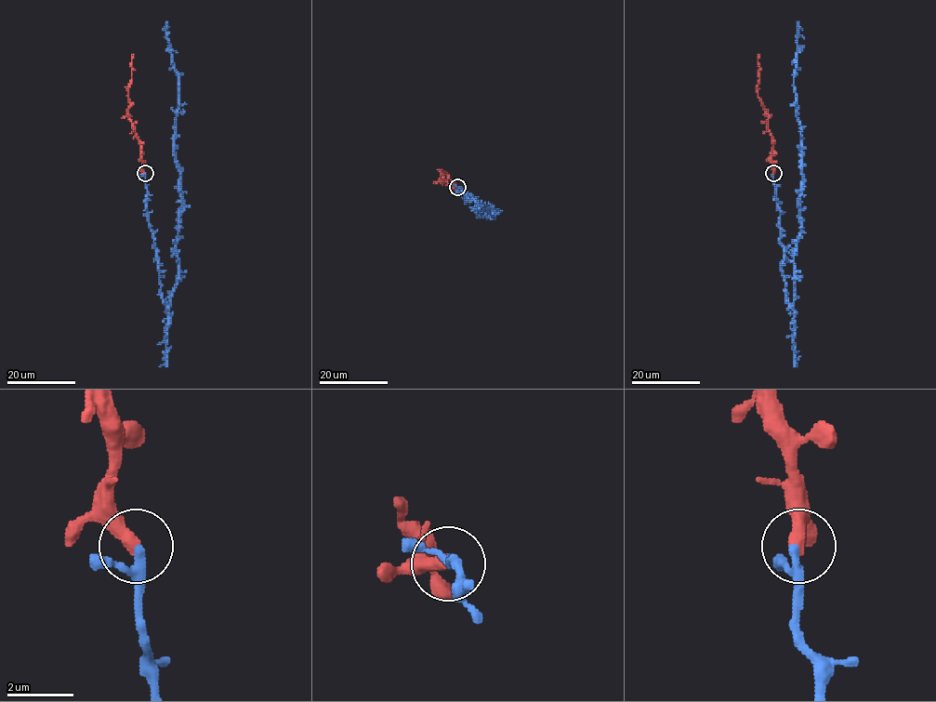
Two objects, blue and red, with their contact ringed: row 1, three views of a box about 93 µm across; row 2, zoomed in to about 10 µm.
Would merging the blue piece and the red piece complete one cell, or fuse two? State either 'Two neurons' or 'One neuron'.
One neuron

